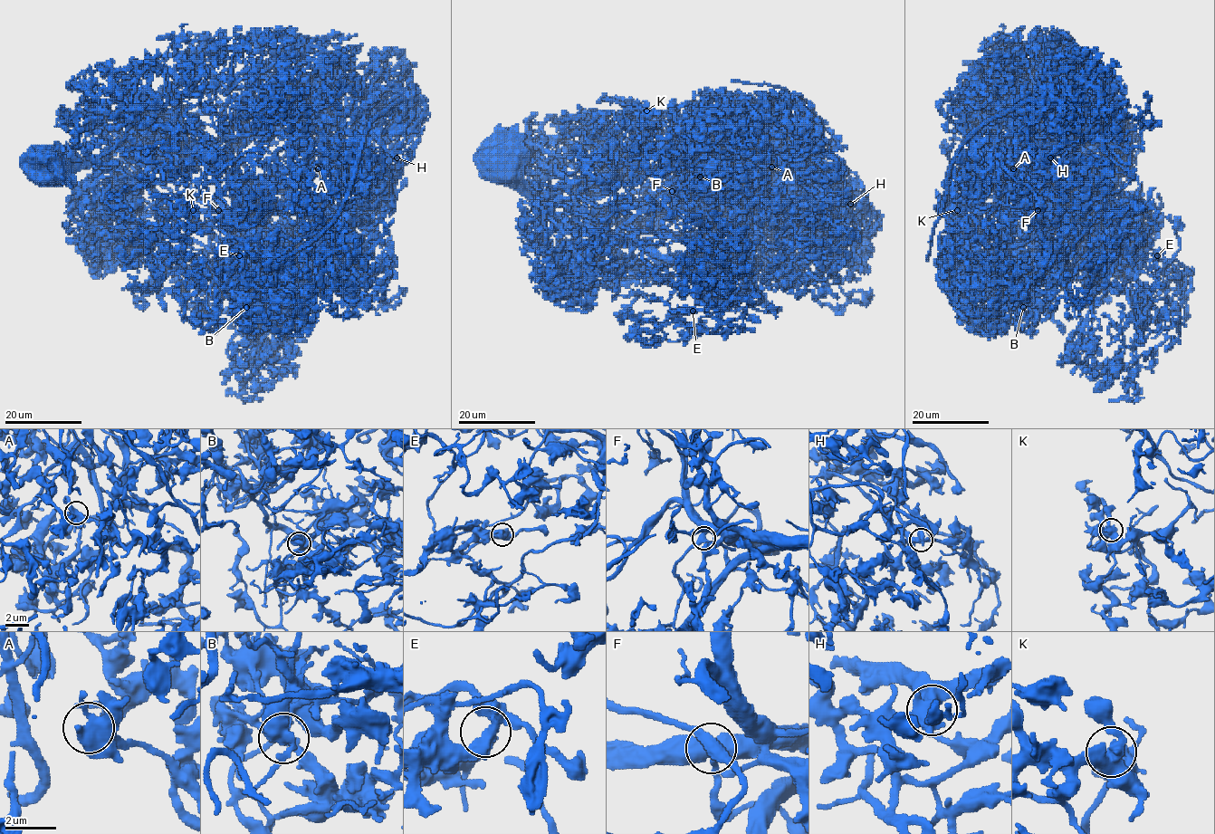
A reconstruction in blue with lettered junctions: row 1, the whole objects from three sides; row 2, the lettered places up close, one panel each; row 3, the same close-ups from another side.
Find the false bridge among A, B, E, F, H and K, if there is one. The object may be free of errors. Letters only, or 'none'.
H

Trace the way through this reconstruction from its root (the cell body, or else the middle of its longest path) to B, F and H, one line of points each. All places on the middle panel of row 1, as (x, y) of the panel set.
B: (501, 158), (549, 206), (576, 196), (622, 196), (633, 206), (656, 206), (699, 182), (712, 184), (701, 176)
F: (501, 158), (510, 162), (514, 172), (549, 206), (576, 196), (588, 199), (622, 196), (637, 206), (672, 191)
H: (501, 158), (554, 213), (684, 264), (718, 264), (752, 244), (785, 242), (843, 189), (851, 203)

